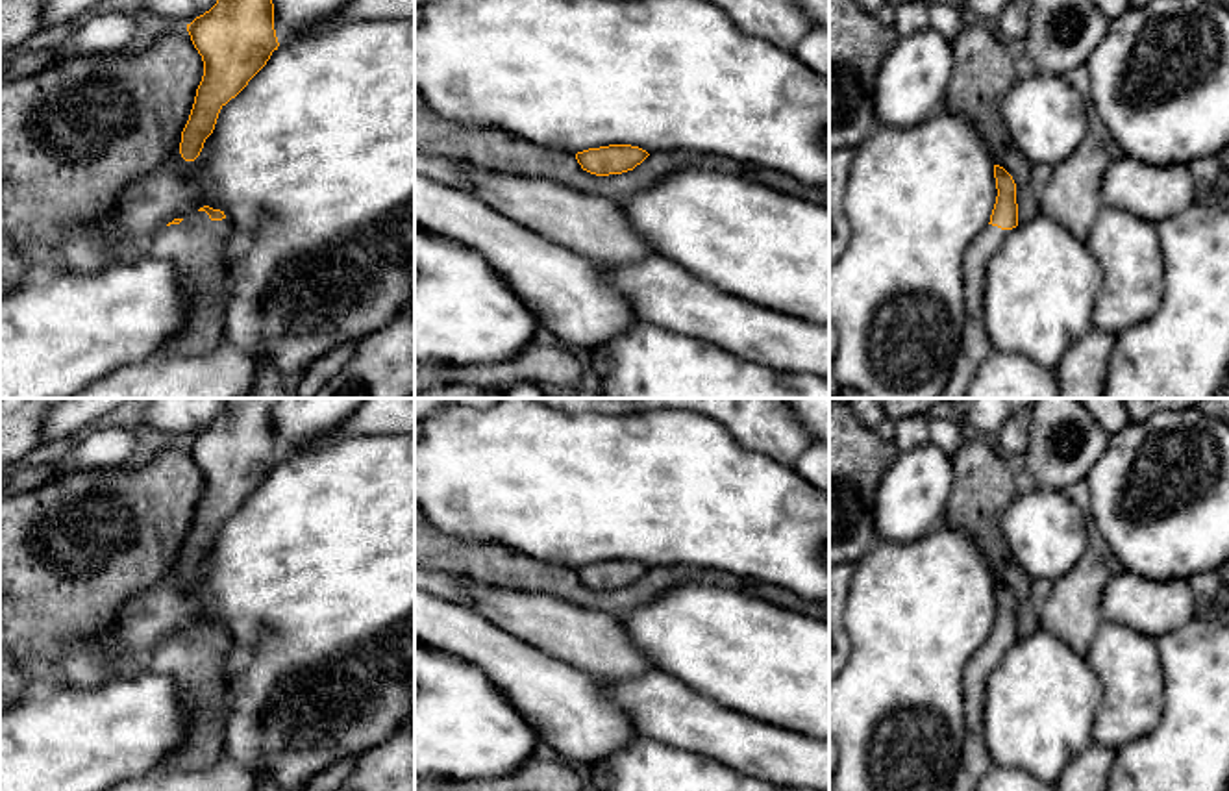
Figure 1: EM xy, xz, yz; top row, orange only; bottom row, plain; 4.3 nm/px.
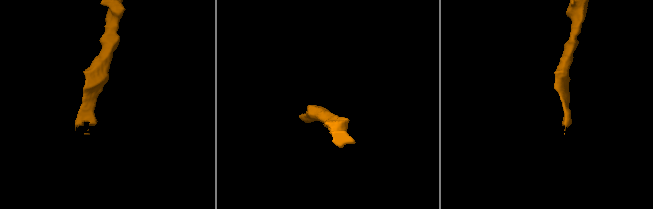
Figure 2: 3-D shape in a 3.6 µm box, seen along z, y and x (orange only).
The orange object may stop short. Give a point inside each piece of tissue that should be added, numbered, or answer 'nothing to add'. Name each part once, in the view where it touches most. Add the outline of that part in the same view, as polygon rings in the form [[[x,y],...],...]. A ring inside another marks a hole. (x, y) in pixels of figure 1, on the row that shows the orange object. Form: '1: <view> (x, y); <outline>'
1: yz (976, 345); [[[988,224],[964,252],[964,332],[953,372],[938,398],[966,398],[979,365],[992,352],[983,309],[985,270],[1009,232]]]

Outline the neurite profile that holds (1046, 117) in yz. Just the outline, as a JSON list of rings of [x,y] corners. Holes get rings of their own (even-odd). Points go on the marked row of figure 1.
[[[1055,74],[1016,78],[1001,104],[1001,117],[1012,143],[1031,165],[1057,167],[1088,135],[1081,93]]]

